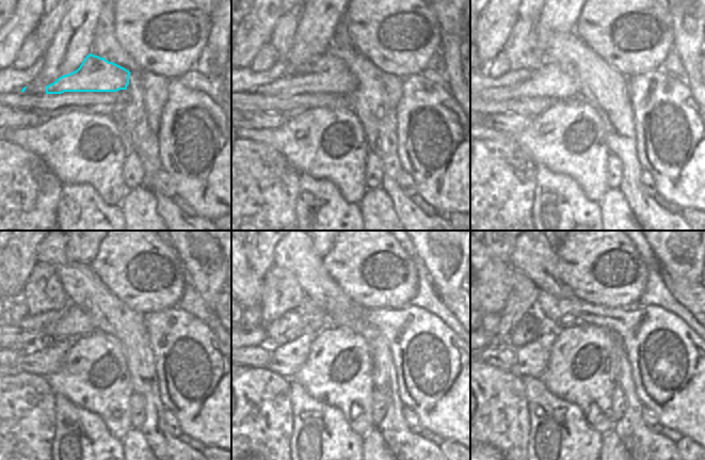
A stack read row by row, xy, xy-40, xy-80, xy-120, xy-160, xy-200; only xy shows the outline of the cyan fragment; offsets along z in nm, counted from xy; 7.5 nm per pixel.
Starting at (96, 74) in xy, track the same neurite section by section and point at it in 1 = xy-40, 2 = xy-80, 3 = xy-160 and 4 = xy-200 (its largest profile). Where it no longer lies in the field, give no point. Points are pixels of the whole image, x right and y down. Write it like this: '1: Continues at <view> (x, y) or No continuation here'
1: Continues at xy-40 (326, 75)
2: Continues at xy-80 (551, 81)
3: Continues at xy-160 (256, 336)
4: Continues at xy-200 (492, 338).

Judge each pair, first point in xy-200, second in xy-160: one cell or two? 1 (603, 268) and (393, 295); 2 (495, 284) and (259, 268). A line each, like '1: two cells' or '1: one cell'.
1: one cell
2: two cells

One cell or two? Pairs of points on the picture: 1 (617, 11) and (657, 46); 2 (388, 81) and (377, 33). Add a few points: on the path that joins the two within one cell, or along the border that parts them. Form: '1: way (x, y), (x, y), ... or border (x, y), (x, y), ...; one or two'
1: way (609, 30), (610, 37), (620, 50), (638, 52); one
2: border (383, 72), (402, 78); two

